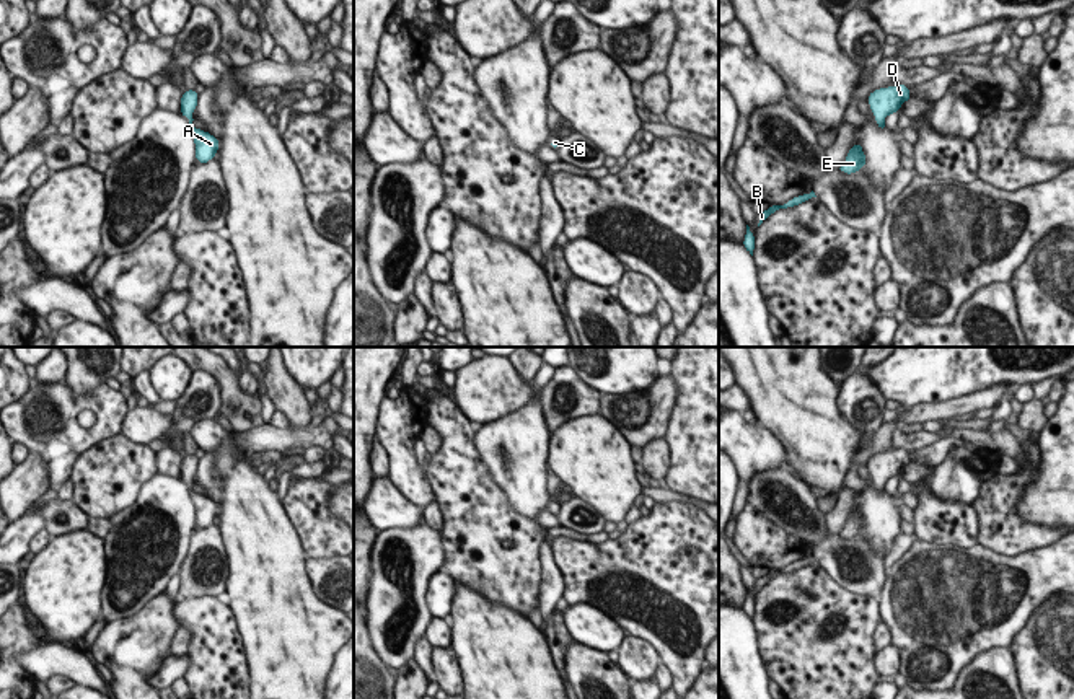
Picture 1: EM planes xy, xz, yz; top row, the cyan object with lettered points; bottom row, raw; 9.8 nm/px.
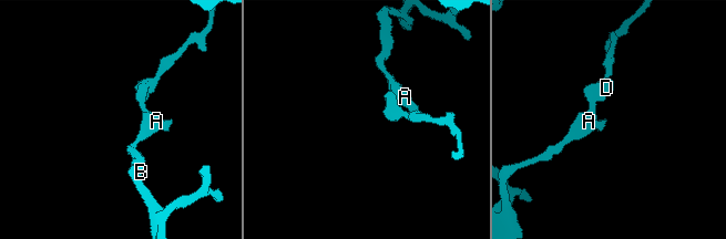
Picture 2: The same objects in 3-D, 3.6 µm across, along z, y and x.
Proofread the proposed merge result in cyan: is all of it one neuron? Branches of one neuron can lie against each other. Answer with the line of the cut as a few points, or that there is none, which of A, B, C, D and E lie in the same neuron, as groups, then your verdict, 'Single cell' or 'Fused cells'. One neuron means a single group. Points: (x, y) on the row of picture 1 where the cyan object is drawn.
No split. Groups: A B C D E. Single cell

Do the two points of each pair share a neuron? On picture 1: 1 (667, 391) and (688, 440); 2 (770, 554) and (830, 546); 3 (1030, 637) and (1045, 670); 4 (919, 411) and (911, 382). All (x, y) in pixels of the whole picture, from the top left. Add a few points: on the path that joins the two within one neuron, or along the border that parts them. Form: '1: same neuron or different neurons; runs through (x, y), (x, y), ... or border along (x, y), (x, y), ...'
1: different neurons; border along (672, 373), (675, 404), (667, 432), (662, 437)
2: different neurons; border along (776, 523), (809, 546)
3: same neuron; runs through (1037, 646), (1045, 654), (1045, 662)
4: different neurons; border along (955, 396), (946, 401), (924, 401), (905, 408)

